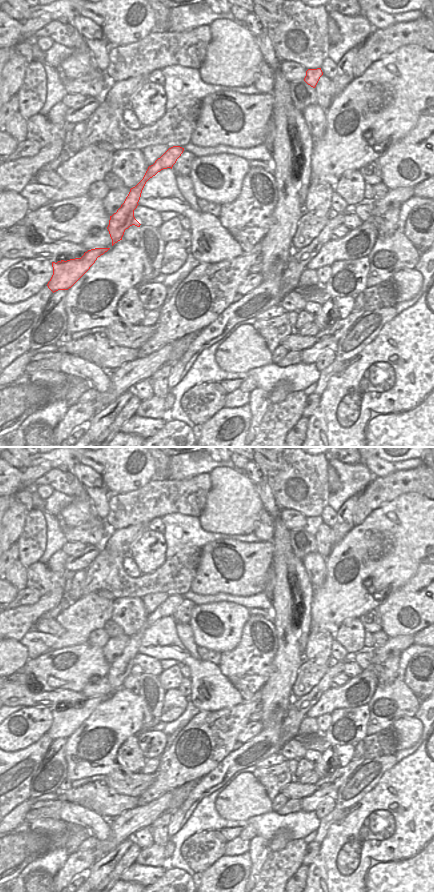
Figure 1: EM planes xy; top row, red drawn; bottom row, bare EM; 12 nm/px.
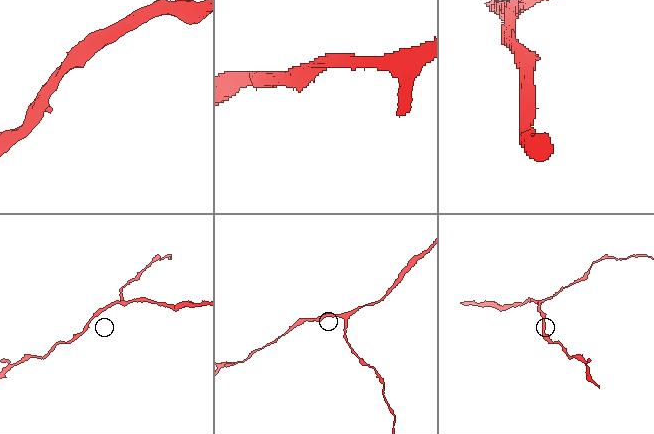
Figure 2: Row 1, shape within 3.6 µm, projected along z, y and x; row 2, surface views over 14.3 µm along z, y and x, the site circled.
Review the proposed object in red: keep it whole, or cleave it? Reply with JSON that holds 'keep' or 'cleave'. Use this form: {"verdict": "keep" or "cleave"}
{"verdict": "keep"}

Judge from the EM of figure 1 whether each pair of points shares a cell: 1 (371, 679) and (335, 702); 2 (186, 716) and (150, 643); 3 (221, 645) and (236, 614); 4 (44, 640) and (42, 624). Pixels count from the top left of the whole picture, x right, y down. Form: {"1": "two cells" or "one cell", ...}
{"1": "one cell", "2": "two cells", "3": "one cell", "4": "two cells"}

